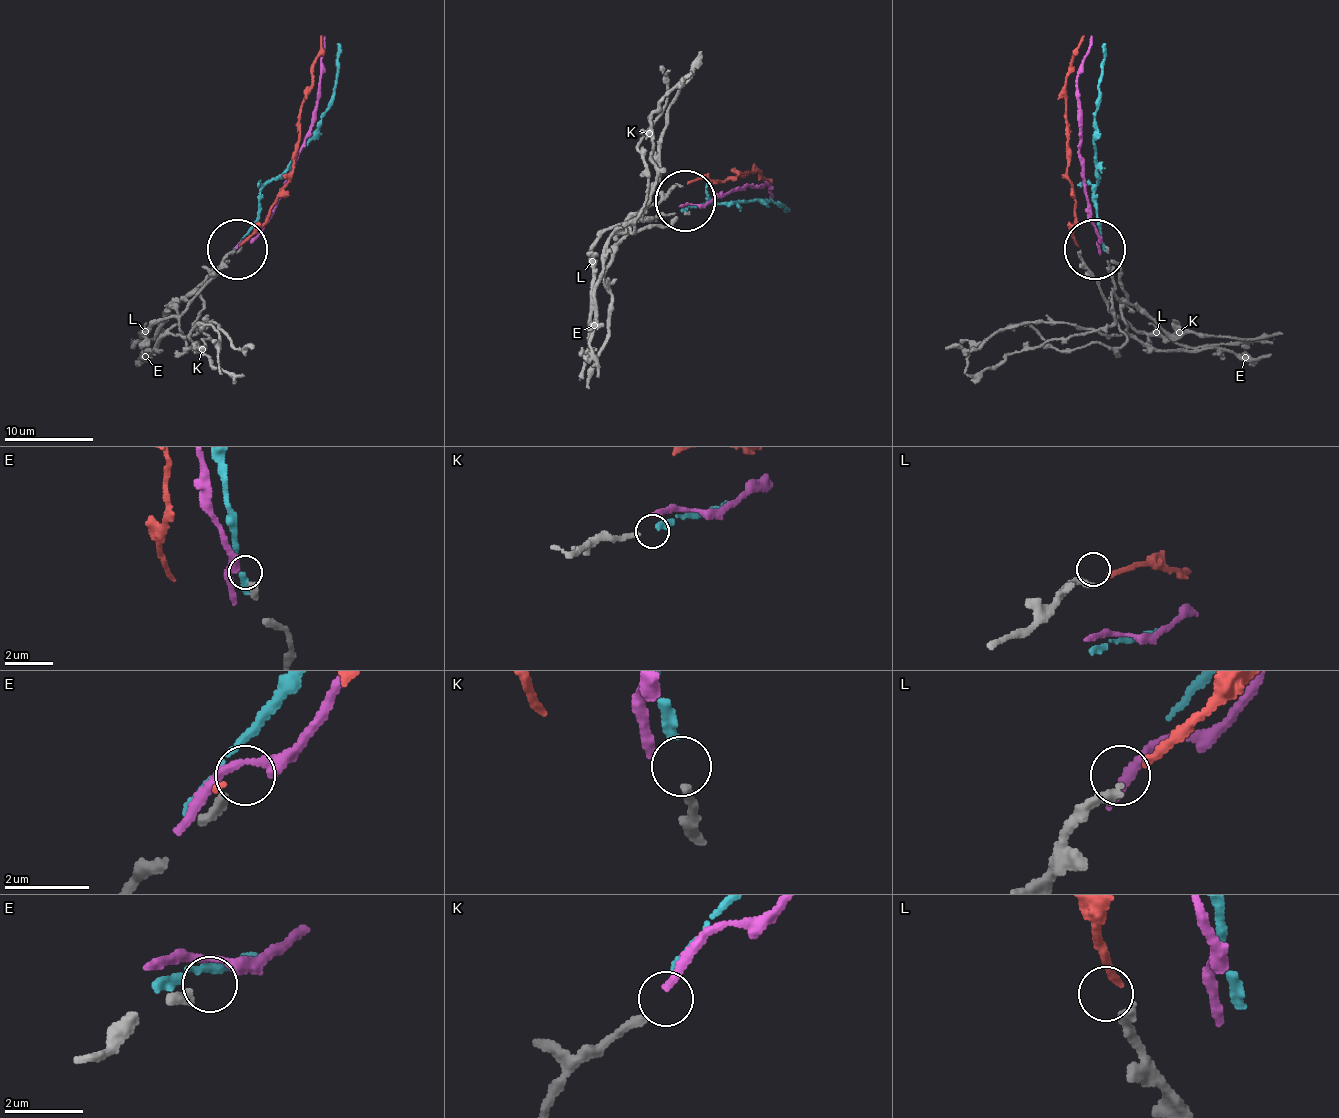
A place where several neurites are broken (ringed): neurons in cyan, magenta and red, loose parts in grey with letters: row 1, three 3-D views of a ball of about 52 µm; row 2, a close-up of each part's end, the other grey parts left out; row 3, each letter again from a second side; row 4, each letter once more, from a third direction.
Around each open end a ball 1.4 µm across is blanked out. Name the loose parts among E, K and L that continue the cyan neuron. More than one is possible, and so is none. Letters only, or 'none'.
K

